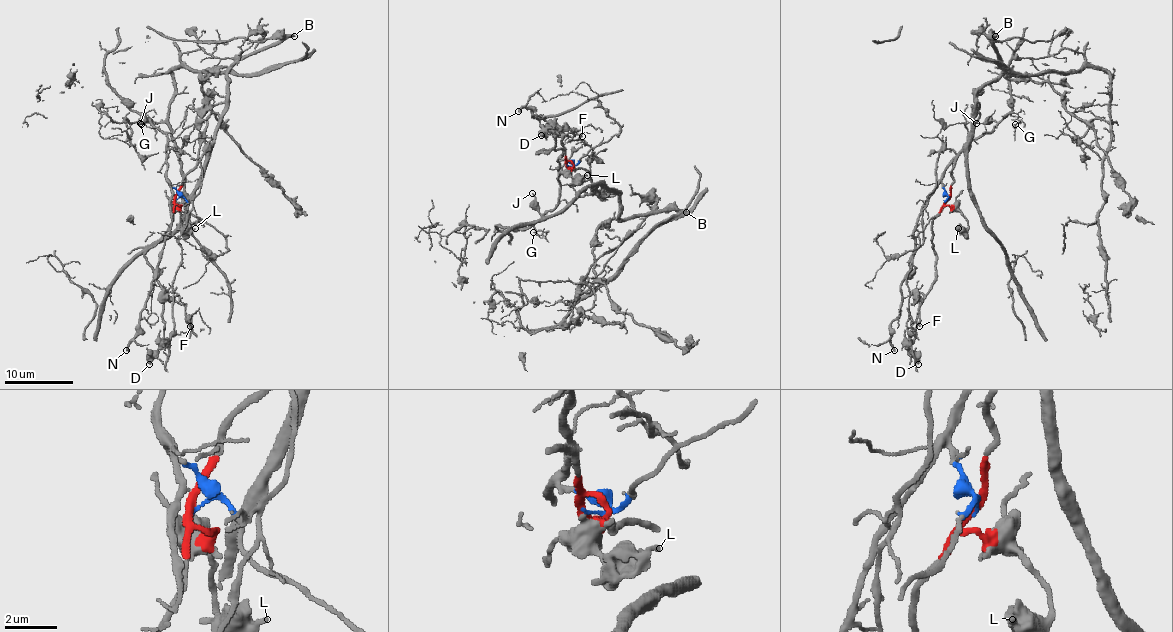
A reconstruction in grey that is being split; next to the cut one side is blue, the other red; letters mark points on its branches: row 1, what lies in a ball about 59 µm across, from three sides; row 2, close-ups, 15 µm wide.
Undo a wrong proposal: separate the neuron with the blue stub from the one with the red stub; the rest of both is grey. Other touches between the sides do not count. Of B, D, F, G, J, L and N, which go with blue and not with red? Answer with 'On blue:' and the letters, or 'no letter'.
On blue: G, J, N

